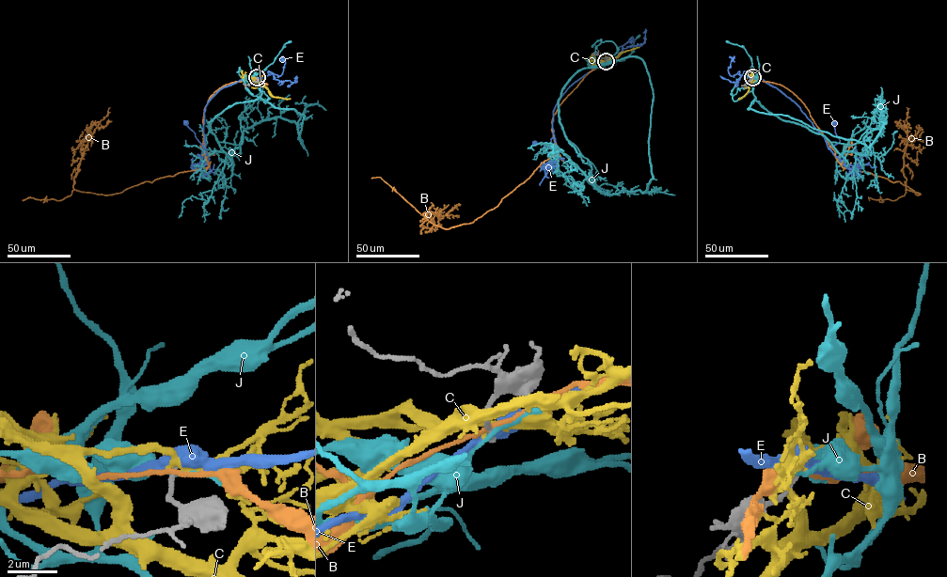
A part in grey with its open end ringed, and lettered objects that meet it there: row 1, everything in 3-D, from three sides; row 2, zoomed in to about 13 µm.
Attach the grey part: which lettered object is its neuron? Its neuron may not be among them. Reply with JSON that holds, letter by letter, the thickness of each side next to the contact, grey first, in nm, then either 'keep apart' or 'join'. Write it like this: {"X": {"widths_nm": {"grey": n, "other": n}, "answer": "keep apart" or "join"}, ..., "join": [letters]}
{"B": {"widths_nm": {"grey": 240, "other": 170}, "answer": "keep apart"}, "C": {"widths_nm": {"grey": 220, "other": 280}, "answer": "keep apart"}, "E": {"widths_nm": {"grey": 180, "other": 480}, "answer": "keep apart"}, "J": {"widths_nm": {"grey": 220, "other": 160}, "answer": "keep apart"}, "join": []}

